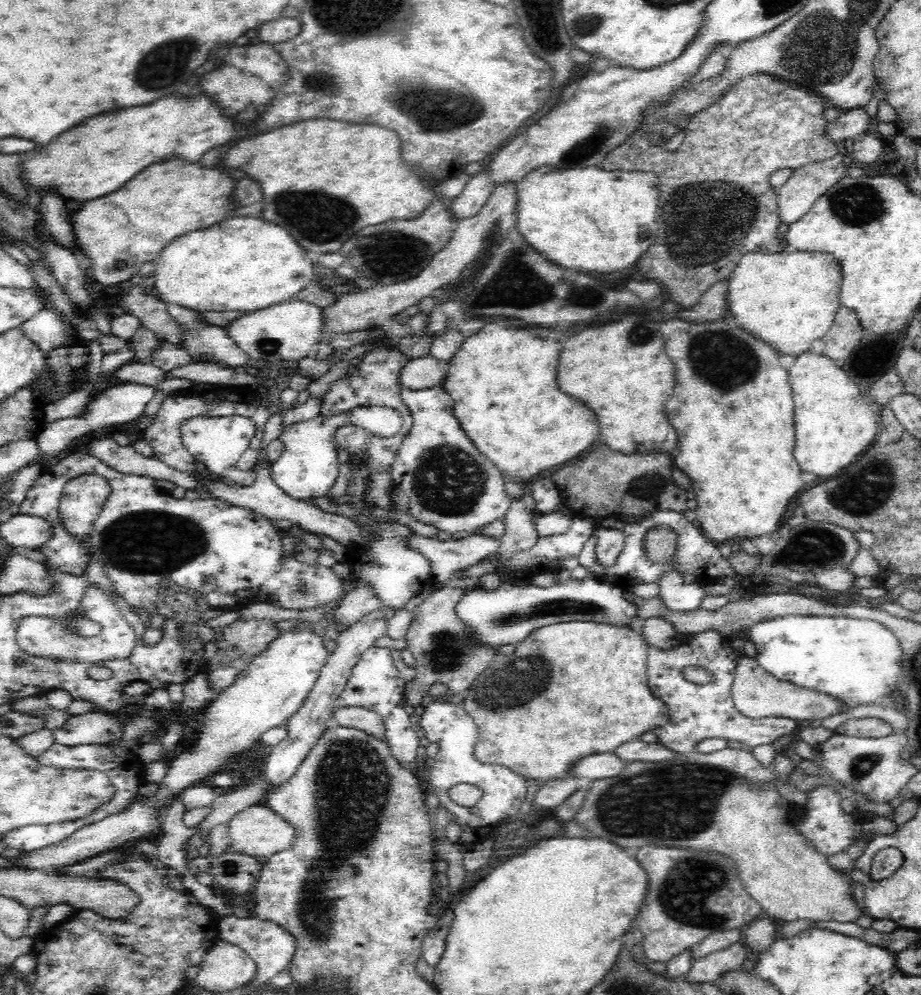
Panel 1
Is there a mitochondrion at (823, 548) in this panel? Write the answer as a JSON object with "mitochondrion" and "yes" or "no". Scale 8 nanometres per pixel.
{"mitochondrion":"yes"}

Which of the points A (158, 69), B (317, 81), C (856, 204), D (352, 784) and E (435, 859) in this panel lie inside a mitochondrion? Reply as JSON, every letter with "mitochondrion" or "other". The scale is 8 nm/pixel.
{"A":"mitochondrion","B":"mitochondrion","C":"mitochondrion","D":"mitochondrion","E":"other"}

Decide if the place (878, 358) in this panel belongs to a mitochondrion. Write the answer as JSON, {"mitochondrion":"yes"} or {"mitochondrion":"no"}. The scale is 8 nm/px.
{"mitochondrion":"no"}

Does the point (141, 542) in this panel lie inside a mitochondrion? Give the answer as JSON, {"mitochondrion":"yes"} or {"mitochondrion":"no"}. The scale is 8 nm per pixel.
{"mitochondrion":"yes"}

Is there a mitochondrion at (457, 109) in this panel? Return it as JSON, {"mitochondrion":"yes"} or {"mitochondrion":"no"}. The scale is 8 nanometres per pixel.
{"mitochondrion":"yes"}

